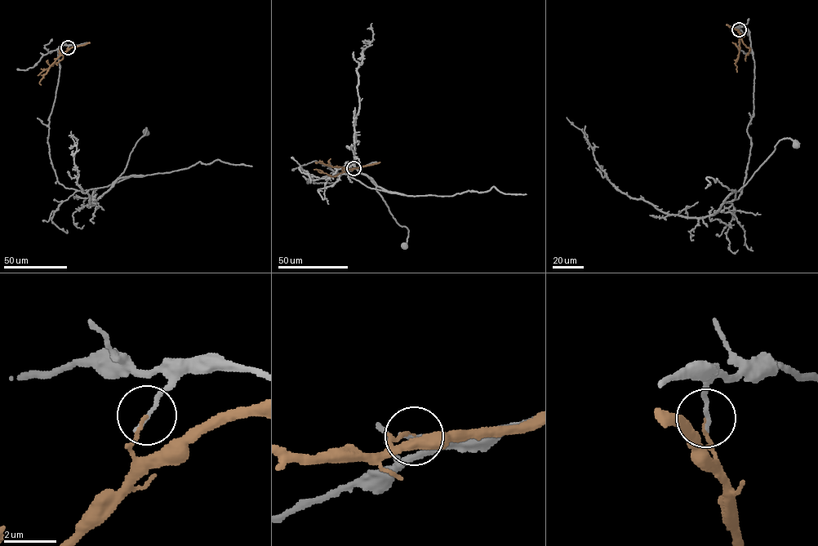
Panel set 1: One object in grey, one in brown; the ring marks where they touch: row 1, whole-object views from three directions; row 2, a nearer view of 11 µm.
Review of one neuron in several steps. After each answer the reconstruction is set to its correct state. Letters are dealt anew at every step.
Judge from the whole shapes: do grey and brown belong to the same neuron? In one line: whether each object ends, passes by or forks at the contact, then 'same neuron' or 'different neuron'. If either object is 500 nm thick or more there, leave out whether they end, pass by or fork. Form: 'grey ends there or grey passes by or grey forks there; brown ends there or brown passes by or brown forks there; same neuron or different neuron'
grey ends there; brown ends there; different neuron

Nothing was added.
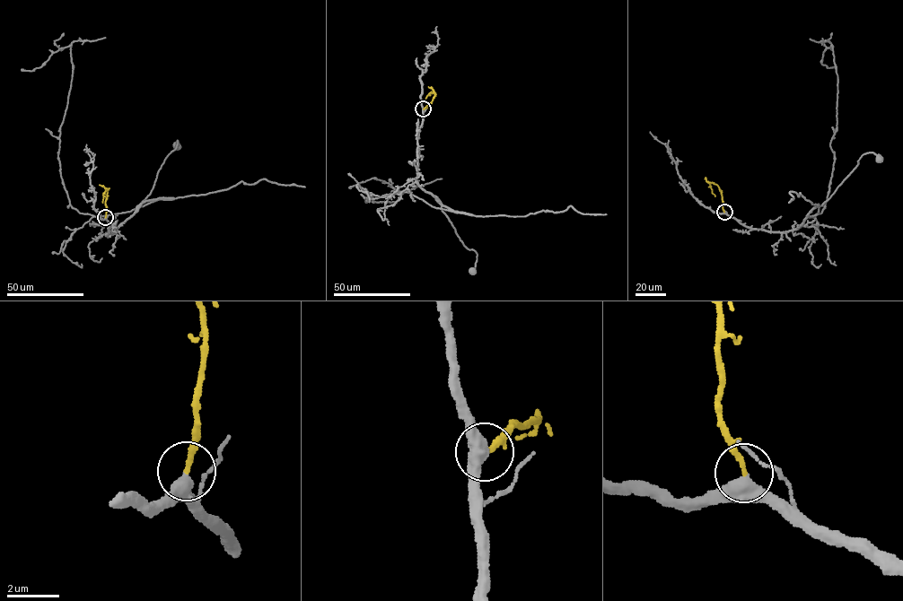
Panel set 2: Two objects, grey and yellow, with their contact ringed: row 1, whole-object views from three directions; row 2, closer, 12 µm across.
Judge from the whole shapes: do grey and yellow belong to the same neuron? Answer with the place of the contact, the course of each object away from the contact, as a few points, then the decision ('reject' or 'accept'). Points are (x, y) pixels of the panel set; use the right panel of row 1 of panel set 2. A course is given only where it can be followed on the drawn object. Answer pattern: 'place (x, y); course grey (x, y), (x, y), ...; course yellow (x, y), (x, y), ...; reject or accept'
place (724, 212); course grey (724, 212), (753, 229), (796, 230), (833, 193), (863, 154), (873, 152), (877, 159); course yellow (724, 212), (721, 189), (710, 182), (715, 195); accept

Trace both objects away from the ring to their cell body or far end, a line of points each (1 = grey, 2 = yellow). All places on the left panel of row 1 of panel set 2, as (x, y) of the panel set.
1: (105, 217), (109, 231), (116, 231), (150, 194), (157, 171), (175, 149), (178, 141), (177, 146)
2: (105, 217), (109, 188), (103, 194), (102, 202)

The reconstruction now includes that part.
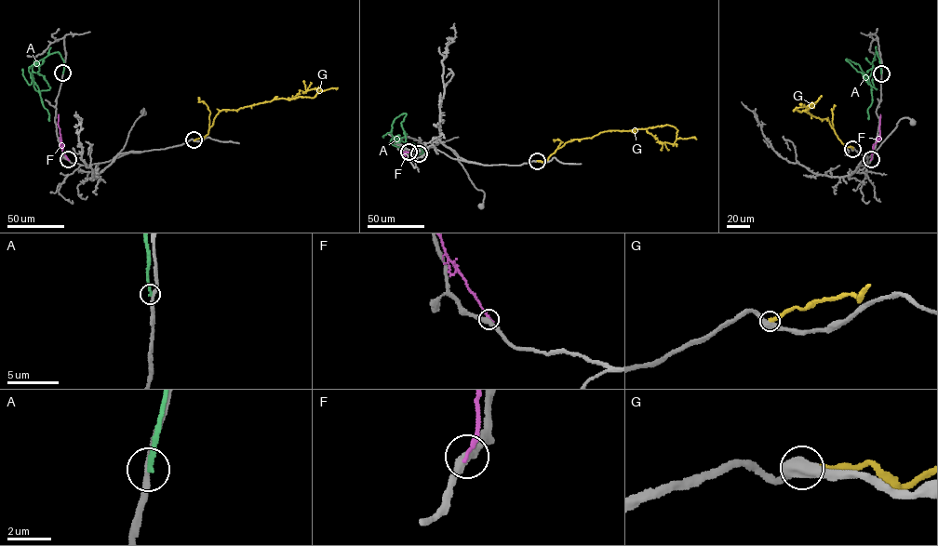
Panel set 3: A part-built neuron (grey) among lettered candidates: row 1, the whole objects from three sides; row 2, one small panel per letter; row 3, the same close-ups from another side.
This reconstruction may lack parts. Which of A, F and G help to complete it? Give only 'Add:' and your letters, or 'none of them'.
Add: none of them

